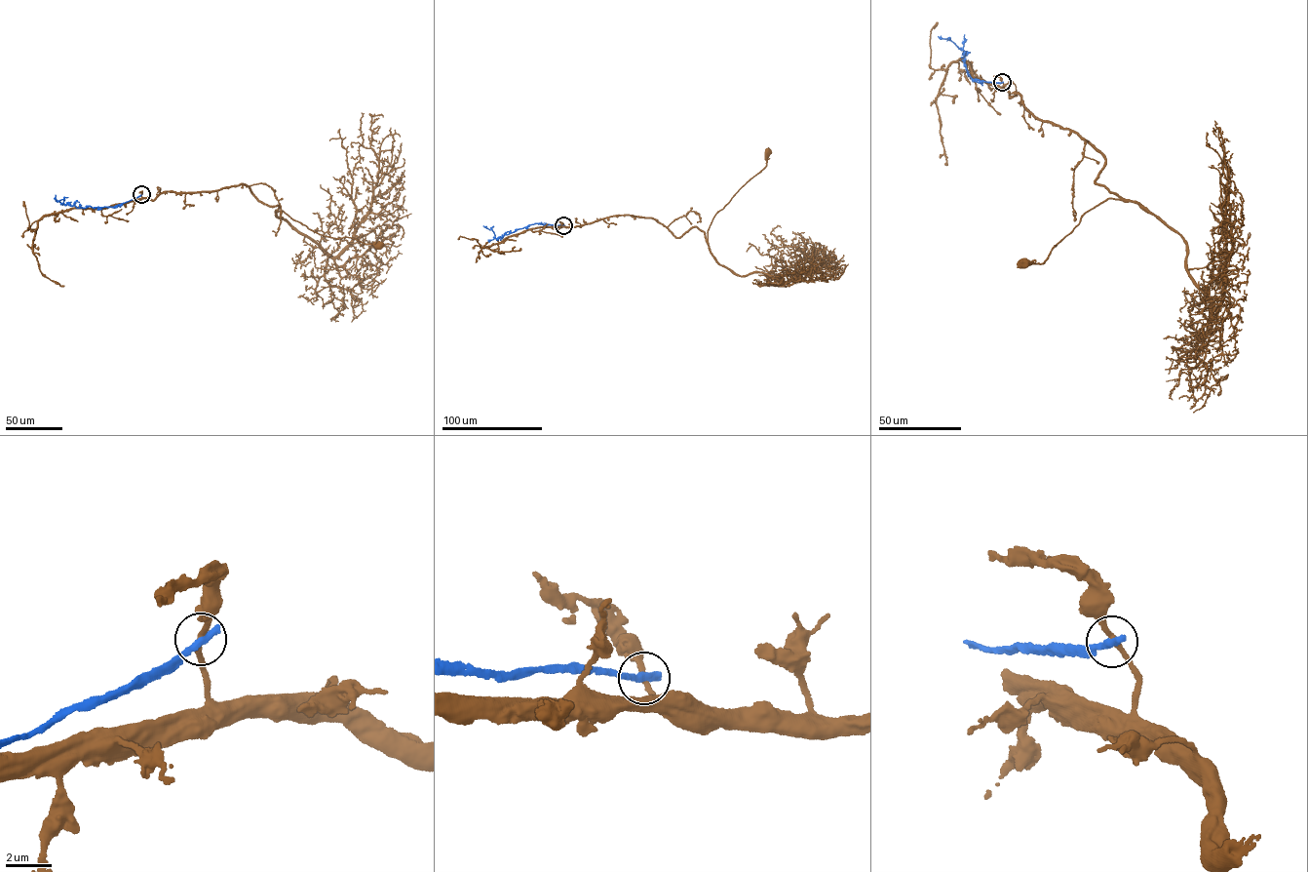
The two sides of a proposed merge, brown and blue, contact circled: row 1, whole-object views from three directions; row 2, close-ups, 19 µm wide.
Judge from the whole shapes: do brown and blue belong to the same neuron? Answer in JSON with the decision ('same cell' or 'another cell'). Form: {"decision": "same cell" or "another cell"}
{"decision": "another cell"}

